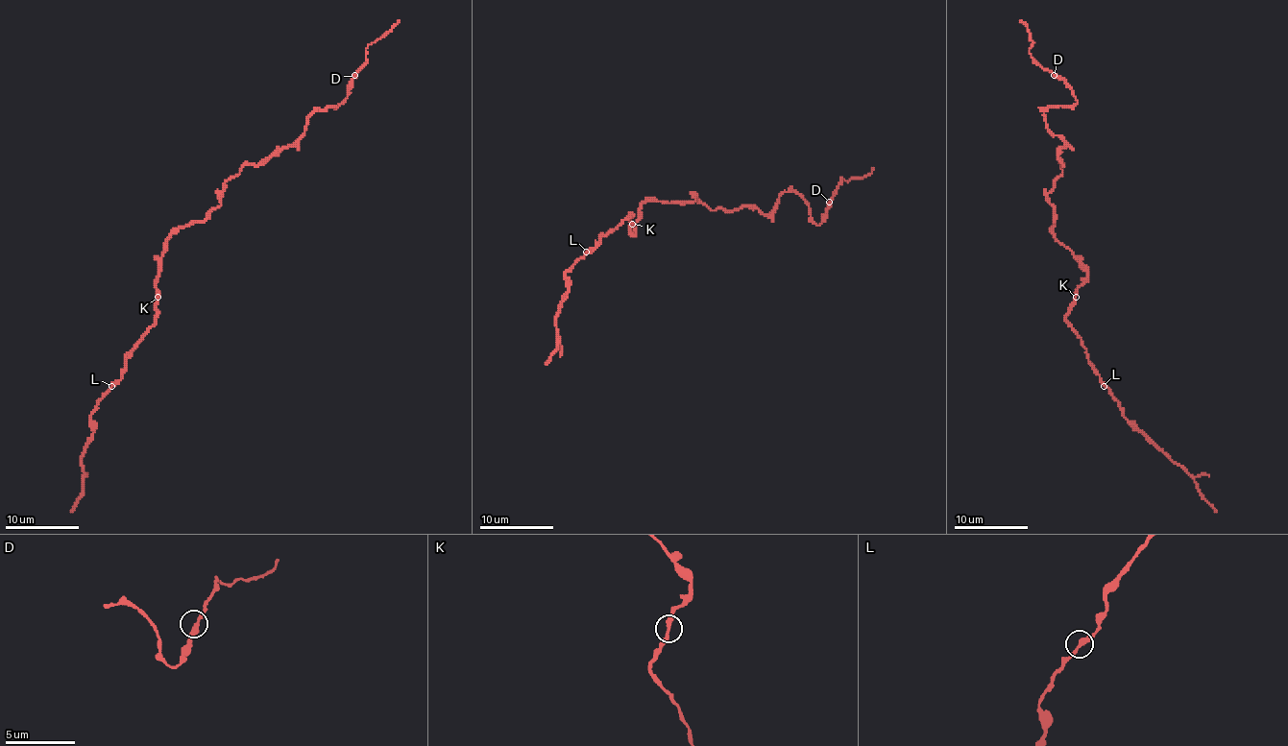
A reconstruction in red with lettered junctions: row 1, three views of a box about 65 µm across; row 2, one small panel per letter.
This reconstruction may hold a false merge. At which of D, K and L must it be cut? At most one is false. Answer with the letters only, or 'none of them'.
none of them

